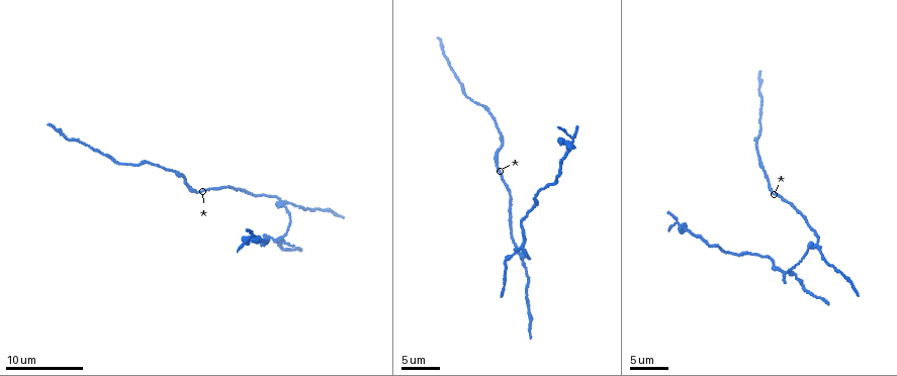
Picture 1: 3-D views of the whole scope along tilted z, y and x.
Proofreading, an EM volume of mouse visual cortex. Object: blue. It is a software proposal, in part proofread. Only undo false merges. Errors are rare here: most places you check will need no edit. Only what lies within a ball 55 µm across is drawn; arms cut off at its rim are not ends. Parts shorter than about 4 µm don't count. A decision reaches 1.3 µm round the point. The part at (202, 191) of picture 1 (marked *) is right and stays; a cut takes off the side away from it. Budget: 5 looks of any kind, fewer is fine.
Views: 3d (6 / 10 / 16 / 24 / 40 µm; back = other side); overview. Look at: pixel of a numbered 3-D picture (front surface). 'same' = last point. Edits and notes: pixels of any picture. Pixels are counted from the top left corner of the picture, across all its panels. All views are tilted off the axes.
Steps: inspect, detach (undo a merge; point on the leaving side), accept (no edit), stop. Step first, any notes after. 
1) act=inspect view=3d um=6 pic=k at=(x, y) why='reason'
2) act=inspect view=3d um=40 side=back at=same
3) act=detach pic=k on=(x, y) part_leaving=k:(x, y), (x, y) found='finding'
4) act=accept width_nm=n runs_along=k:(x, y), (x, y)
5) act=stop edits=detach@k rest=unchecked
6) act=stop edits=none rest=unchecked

act=inspect view=3d um=10 pic=1 at=(817, 245) why='four arms meet'

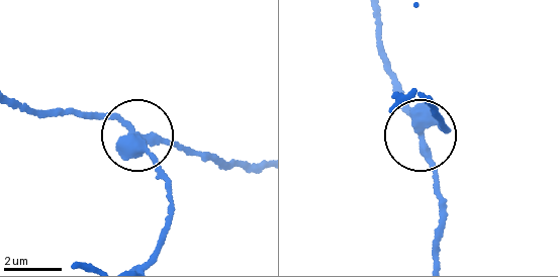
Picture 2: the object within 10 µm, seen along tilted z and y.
act=detach pic=2 on=(154, 158) side_arm_um=12 found='two neurons meet here'

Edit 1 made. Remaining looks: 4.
act=inspect view=3d um=10 pic=1 at=(500, 130) why='calibre changes'

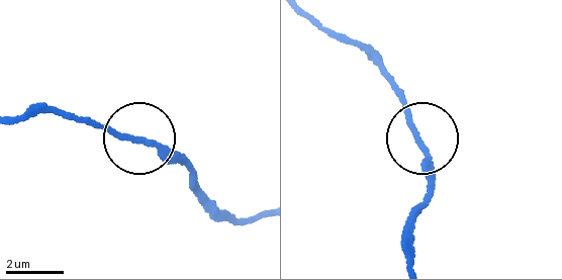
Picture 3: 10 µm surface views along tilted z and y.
act=accept runs_along=3:(413, 263), (411, 238), (425, 201), (426, 166), (393, 80) found='one neuron here'

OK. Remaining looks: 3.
act=inspect view=3d um=10 pic=1 at=(133, 163) why='sudden change in width'

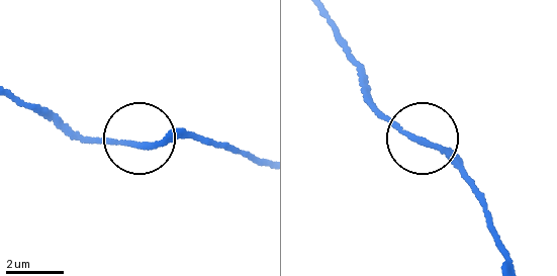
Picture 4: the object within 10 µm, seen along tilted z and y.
act=accept runs_along=4:(258, 160), (194, 136), (148, 145), (75, 140) found='continuous, no second neuron'

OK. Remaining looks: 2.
act=stop edits=detach@2 rest=unchecked

